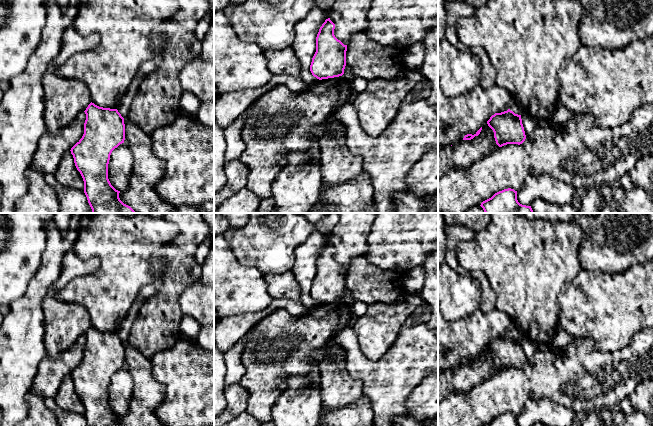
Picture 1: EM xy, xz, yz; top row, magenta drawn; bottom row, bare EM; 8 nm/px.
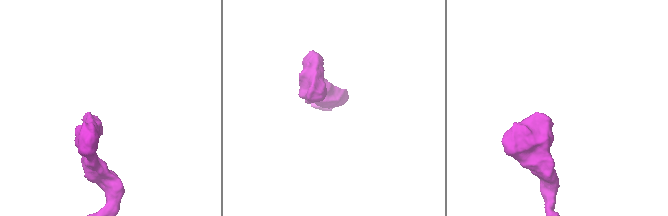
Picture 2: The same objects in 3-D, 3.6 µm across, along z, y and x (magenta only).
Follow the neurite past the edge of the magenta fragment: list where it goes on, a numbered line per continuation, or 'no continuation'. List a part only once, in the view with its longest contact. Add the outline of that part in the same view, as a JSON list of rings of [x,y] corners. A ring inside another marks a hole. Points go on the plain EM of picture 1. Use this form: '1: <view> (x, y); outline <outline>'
no continuation

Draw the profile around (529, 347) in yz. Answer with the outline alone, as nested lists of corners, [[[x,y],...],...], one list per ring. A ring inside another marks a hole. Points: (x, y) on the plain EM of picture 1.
[[[524,336],[521,338],[521,343],[526,363],[533,361],[533,357],[537,349],[537,344],[533,342],[530,338]]]

